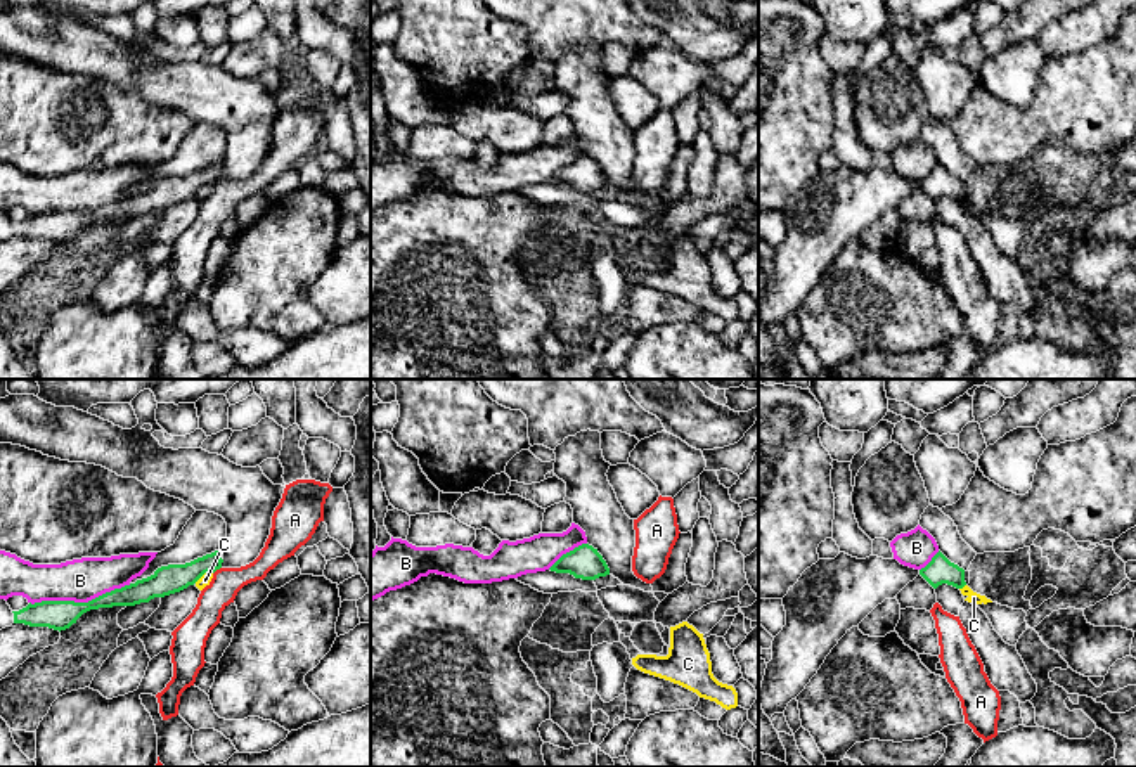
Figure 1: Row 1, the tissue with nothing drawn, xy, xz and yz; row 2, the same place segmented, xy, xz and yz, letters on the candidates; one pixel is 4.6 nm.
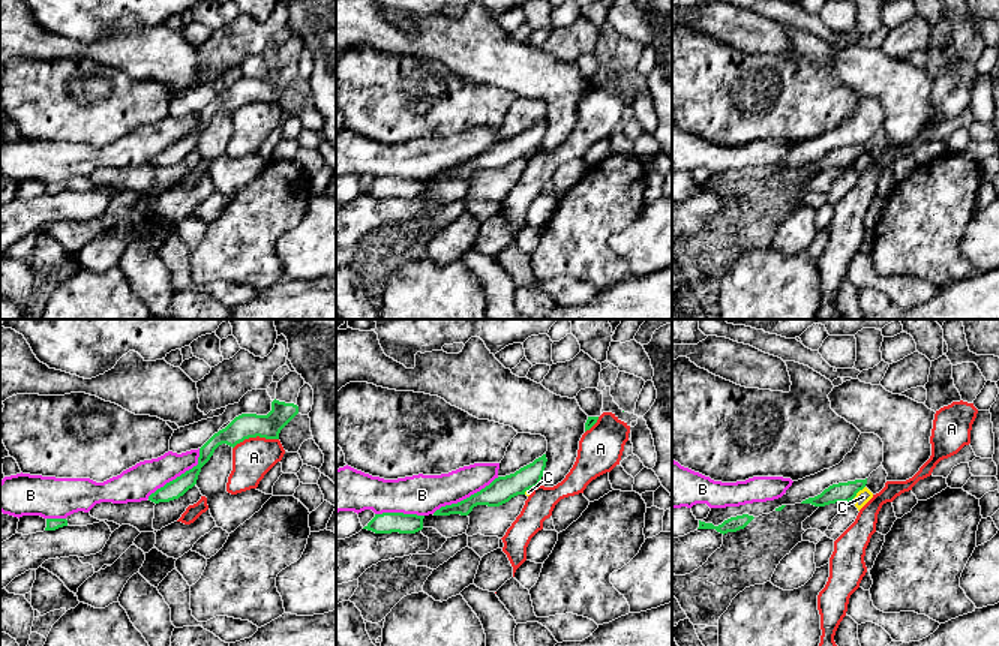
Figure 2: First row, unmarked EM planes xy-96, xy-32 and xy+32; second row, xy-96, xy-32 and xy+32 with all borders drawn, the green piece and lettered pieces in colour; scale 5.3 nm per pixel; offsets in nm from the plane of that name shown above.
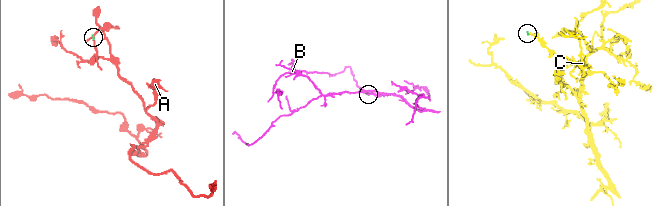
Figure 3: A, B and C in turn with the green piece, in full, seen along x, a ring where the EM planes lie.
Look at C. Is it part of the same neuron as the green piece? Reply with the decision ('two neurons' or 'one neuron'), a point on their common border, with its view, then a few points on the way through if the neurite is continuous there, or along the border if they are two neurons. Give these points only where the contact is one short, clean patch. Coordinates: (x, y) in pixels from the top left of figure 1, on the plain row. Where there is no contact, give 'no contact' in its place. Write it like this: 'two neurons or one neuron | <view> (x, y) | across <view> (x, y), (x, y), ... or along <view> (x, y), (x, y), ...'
two neurons | xy (203, 186) | along xy (212, 184), (206, 184), (194, 194)

